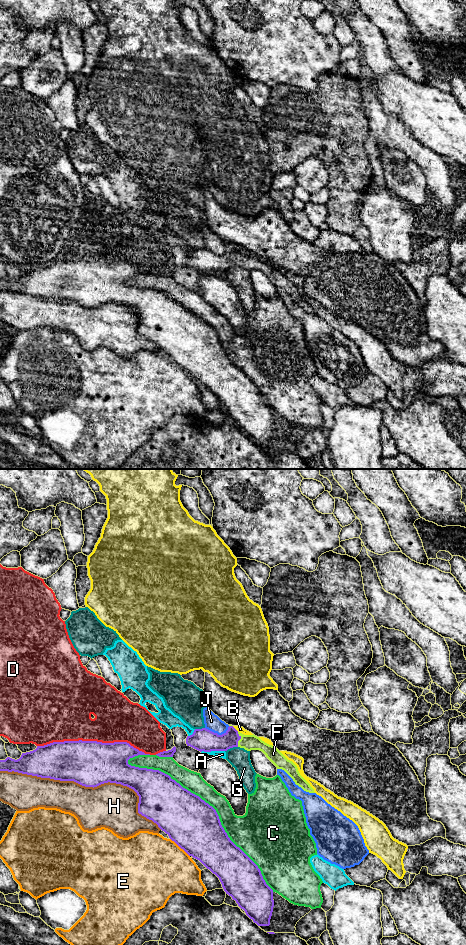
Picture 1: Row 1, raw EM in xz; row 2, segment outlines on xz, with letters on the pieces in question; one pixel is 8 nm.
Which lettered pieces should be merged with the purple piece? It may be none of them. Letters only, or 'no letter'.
F

